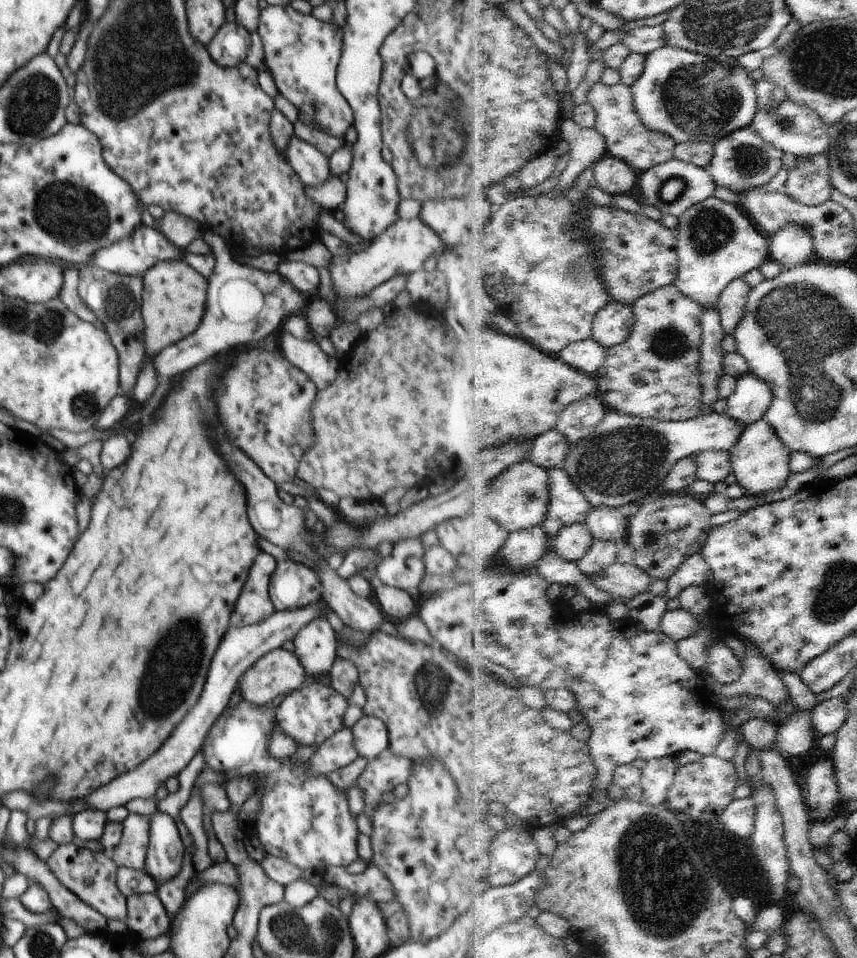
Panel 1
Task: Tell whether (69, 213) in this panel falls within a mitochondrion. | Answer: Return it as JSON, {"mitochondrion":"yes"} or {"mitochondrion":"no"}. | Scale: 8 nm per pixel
{"mitochondrion":"yes"}

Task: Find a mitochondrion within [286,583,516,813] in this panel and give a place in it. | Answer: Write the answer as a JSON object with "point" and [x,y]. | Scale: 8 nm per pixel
{"point":[433,685]}

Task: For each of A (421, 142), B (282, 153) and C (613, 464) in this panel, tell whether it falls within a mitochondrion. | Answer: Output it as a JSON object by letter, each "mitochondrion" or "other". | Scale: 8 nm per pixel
{"A":"mitochondrion","B":"other","C":"mitochondrion"}

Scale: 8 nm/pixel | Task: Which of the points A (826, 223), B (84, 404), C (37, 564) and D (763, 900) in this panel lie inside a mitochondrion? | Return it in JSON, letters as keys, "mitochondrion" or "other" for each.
{"A":"other","B":"mitochondrion","C":"other","D":"other"}

